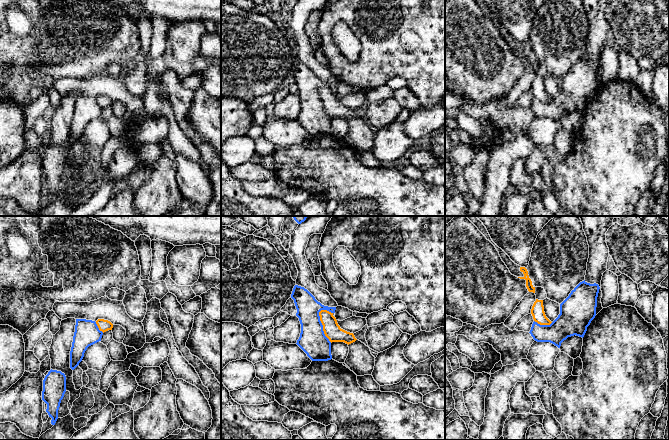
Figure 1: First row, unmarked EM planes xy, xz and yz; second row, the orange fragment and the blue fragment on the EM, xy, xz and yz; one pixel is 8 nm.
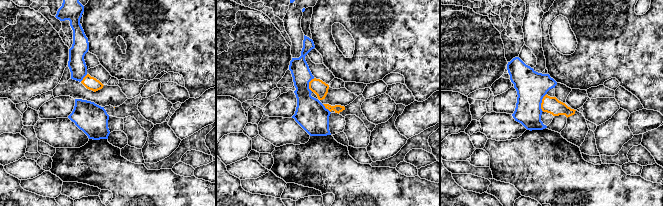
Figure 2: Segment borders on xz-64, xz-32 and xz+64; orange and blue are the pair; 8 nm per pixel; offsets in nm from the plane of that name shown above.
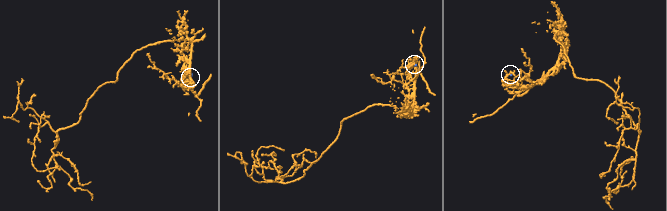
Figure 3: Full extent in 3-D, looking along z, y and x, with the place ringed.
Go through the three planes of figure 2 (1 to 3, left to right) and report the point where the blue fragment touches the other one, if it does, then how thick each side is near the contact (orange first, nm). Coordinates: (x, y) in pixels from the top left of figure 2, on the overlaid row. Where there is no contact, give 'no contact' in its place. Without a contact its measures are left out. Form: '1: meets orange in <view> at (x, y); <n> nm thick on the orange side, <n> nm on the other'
1: meets orange in xz-64 at (83, 78); 110 nm thick on the orange side, 140 nm on the other
2: meets orange in xz-32 at (309, 84); 120 nm thick on the orange side, 240 nm on the other
3: meets orange in xz+64 at (542, 102); 140 nm thick on the orange side, 260 nm on the other

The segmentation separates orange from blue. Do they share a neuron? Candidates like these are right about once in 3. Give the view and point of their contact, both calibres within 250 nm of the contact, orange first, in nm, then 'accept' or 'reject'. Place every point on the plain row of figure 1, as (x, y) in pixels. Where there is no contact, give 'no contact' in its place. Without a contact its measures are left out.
contact xz (323, 102); calibres 140 and 220 nm; reject

